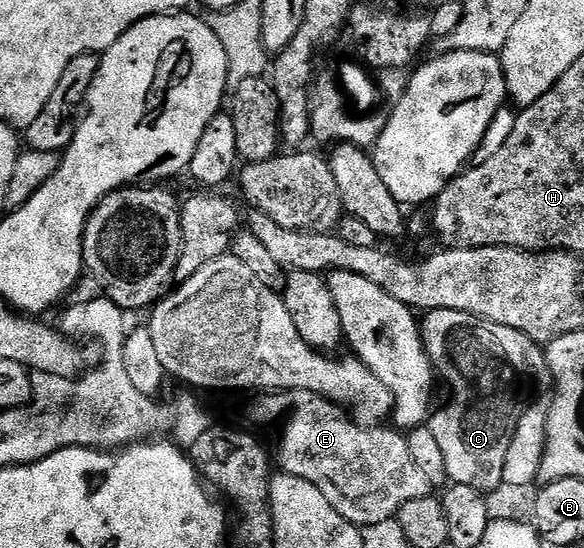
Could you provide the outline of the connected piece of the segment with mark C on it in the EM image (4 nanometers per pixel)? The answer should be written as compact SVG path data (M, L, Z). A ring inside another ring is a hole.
M431 309L421 318L420 328L422 331L422 342L426 348L426 354L430 356L430 361L434 365L435 374L437 374L441 380L442 377L446 380L446 385L450 388L451 393L450 402L448 402L447 405L439 411L439 413L437 410L437 412L435 412L428 421L428 427L432 431L432 435L436 435L440 451L444 454L446 476L451 482L453 482L453 484L463 485L464 487L472 487L476 491L489 494L502 484L502 476L504 475L504 458L508 455L508 446L512 443L512 435L516 435L516 427L522 418L521 412L524 408L524 402L522 402L522 392L525 391L526 380L530 377L530 356L536 352L536 346L534 342L528 339L528 335L524 335L512 327L497 325L496 323L485 321L479 317L473 317L471 313L465 313L464 311Z

